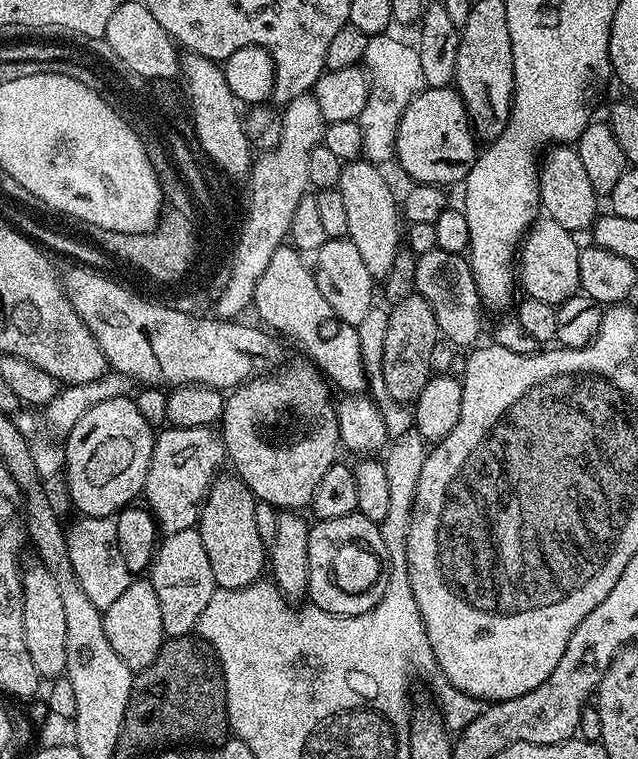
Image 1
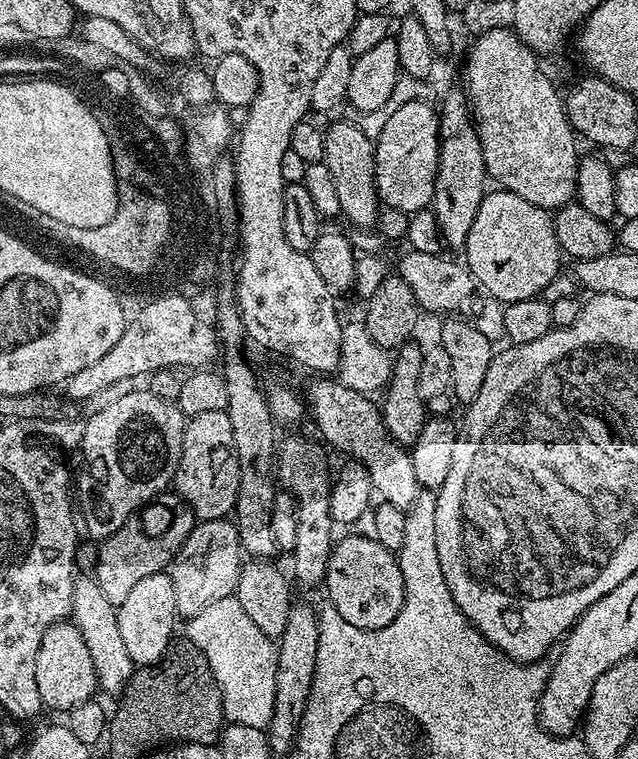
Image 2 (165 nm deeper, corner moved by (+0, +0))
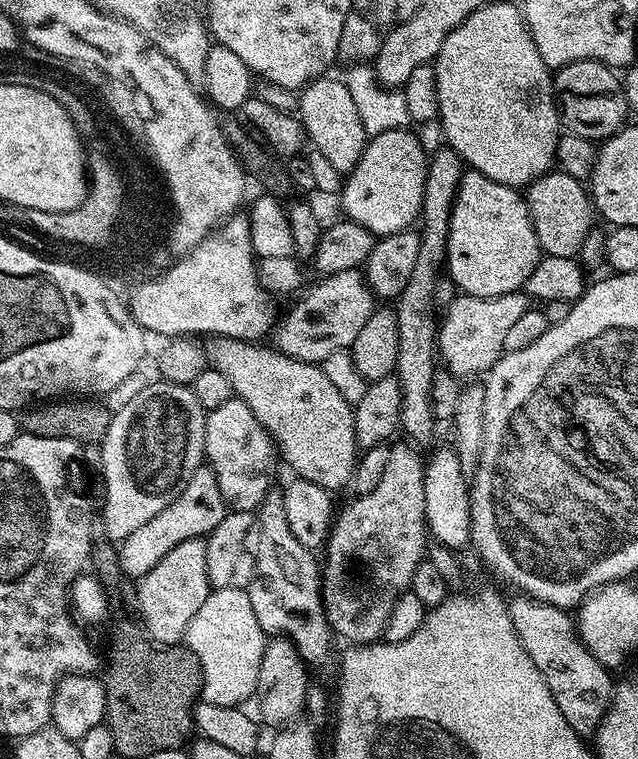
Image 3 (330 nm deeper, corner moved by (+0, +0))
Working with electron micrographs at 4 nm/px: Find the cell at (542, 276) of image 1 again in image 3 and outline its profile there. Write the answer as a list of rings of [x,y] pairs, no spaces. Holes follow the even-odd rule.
[[[475,170],[465,171],[456,201],[452,203],[452,217],[448,231],[448,255],[446,272],[451,276],[457,289],[465,296],[501,296],[521,291],[530,274],[542,257],[540,243],[534,234],[532,219],[528,213],[527,199],[508,184],[494,182],[486,174]]]

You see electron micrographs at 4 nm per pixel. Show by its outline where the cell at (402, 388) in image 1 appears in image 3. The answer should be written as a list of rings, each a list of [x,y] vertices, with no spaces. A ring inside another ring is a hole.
[[[403,443],[388,448],[386,470],[378,486],[370,494],[352,498],[341,512],[339,509],[322,552],[324,617],[332,632],[352,646],[383,637],[397,598],[411,589],[414,574],[426,556],[426,460],[411,443]]]

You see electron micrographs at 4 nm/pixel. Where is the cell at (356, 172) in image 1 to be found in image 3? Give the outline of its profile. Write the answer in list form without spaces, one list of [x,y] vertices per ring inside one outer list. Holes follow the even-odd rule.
[[[328,79],[310,80],[304,85],[299,93],[298,117],[311,147],[321,152],[333,164],[334,170],[347,174],[356,165],[358,158],[362,158],[364,146],[370,137],[362,126],[362,118],[358,118],[358,110],[354,107],[354,98],[350,98],[347,83],[343,79]]]

